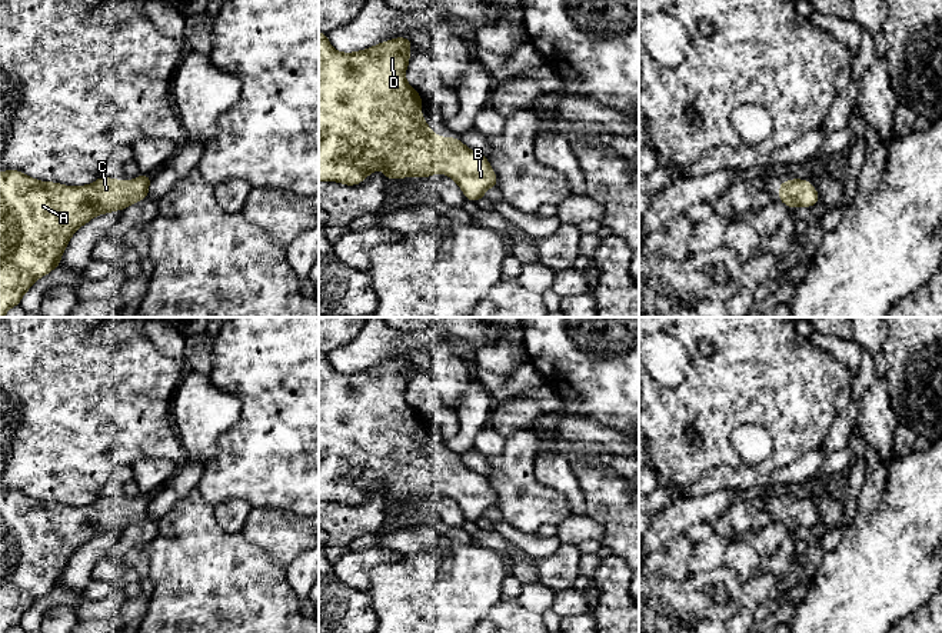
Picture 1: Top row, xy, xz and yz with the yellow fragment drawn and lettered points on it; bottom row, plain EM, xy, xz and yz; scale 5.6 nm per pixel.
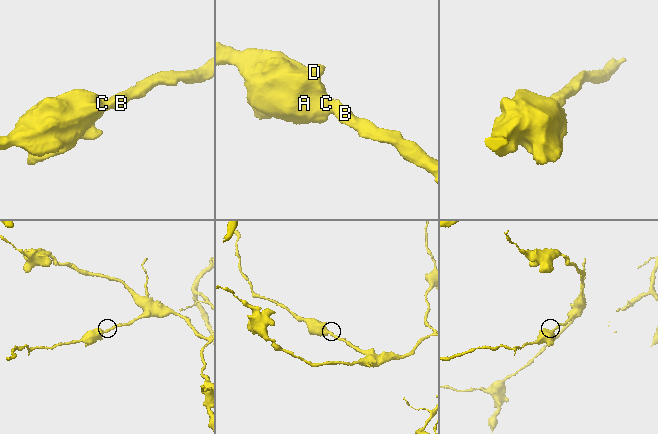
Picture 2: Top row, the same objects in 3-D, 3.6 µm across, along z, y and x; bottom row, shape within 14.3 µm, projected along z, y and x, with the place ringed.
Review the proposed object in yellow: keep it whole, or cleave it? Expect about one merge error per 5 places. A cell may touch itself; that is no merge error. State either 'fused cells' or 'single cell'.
single cell

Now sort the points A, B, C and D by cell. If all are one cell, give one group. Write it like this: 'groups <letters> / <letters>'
groups A B C D

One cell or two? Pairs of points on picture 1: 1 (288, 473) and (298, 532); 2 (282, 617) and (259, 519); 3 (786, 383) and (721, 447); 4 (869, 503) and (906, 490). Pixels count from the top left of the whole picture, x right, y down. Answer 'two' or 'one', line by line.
1: two
2: two
3: one
4: two

